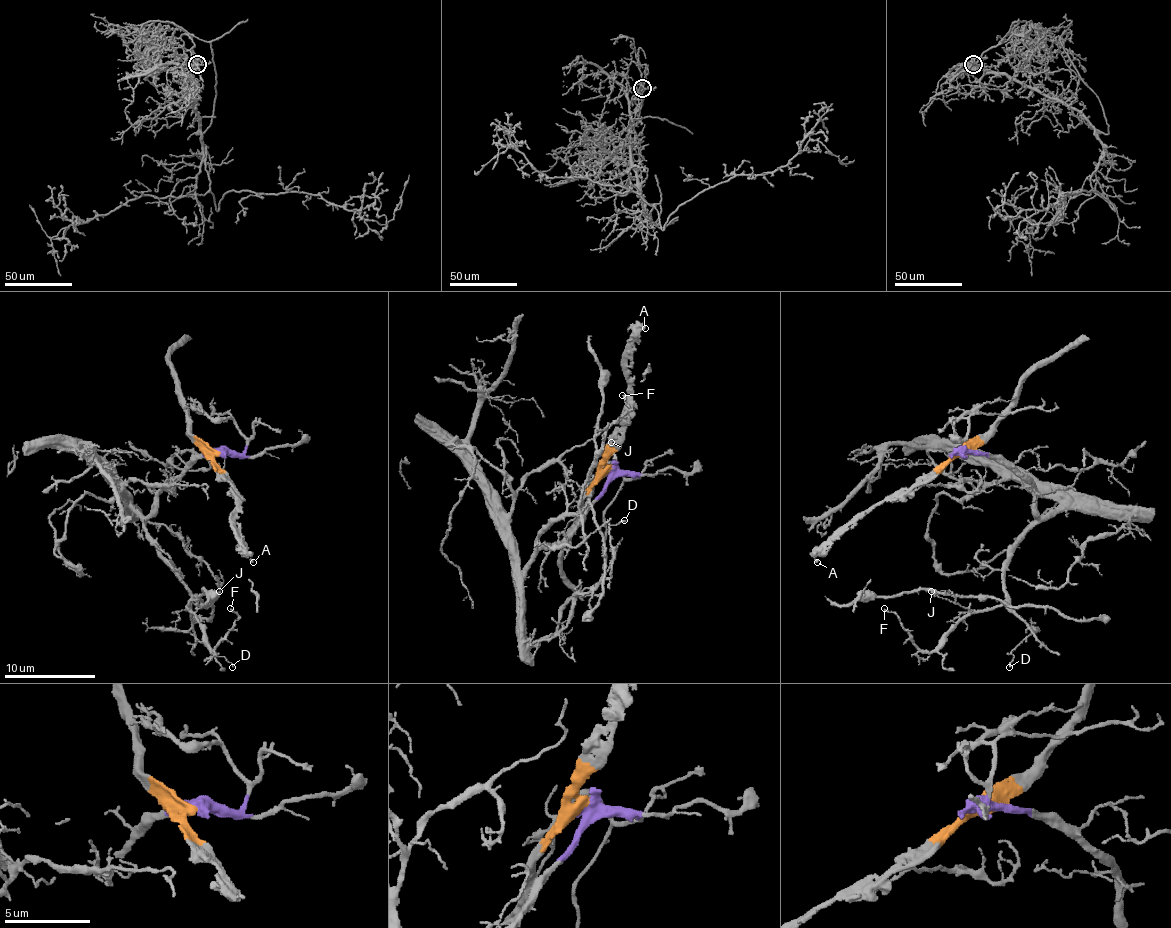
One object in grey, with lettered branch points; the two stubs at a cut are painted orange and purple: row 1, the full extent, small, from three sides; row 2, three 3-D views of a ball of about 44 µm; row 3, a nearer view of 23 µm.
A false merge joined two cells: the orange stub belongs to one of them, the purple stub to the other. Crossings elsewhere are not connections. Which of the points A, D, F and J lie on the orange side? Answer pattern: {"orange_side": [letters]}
{"orange_side": ["A"]}

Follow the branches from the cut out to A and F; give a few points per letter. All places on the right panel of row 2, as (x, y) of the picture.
A: (960, 451), (914, 483), (889, 494), (834, 537), (814, 558), (816, 562)
F: (960, 451), (1010, 464), (1035, 496), (1033, 526), (1005, 569), (1005, 599), (969, 612), (930, 651), (885, 608)

